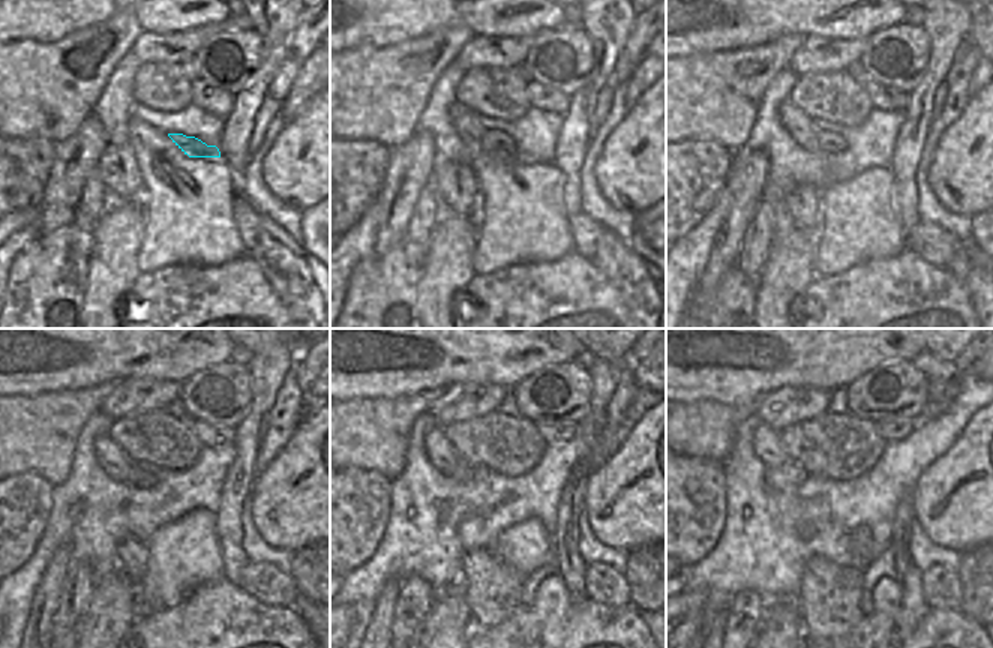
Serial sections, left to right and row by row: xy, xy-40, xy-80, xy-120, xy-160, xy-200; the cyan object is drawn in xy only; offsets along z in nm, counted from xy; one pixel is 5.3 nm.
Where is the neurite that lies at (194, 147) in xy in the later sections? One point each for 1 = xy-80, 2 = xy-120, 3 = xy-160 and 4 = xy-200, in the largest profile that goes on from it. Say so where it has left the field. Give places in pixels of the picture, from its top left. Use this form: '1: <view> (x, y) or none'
1: xy-80 (828, 141)
2: xy-120 (137, 477)
3: xy-160 (464, 471)
4: xy-200 (789, 474)

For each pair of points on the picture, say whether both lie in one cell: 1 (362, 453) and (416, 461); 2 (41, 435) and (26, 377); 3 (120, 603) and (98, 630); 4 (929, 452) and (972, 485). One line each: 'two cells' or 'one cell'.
1: two cells
2: two cells
3: one cell
4: two cells

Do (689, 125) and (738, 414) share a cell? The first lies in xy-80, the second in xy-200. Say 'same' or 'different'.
same

